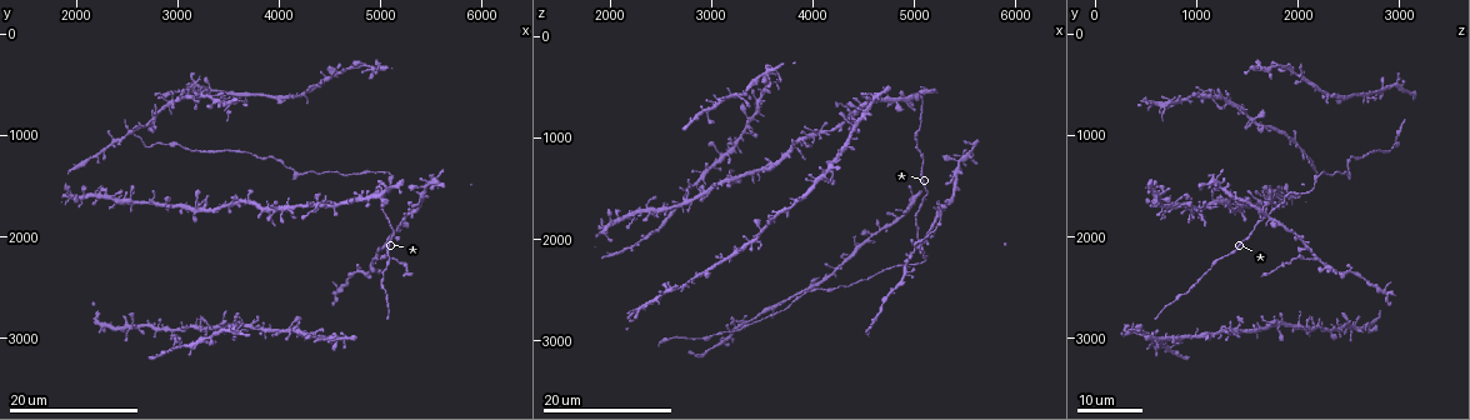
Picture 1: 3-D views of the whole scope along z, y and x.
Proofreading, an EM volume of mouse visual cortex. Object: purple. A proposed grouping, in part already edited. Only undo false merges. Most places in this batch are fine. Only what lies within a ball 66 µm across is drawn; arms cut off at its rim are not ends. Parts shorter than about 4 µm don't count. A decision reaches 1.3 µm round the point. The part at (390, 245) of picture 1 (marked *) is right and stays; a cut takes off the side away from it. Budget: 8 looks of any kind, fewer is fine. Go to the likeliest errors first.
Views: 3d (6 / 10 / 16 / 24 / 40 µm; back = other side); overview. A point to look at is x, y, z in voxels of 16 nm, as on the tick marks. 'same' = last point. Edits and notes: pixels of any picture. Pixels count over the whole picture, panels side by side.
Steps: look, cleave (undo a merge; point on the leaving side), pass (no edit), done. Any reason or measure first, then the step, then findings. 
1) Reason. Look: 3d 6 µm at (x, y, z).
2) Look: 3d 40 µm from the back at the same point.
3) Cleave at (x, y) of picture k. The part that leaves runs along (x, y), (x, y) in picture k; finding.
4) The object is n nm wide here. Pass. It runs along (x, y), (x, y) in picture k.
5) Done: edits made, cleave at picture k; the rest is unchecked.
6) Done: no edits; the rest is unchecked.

Looks like a crossing. Look: 3d 16 µm at (4500, 3000, 740).

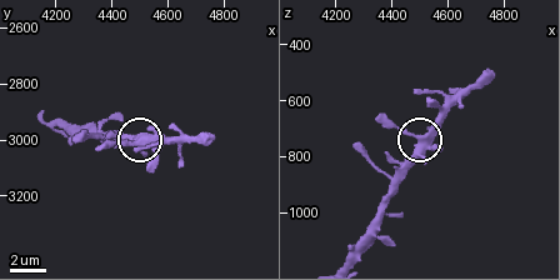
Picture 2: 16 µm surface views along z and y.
Look: 3d 6 µm at (4510, 3020, 730).

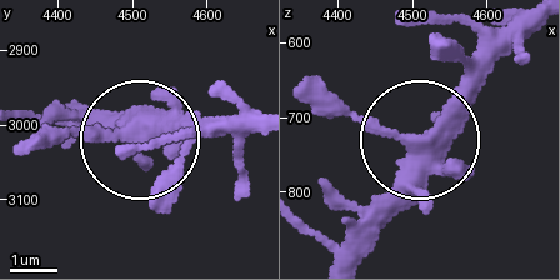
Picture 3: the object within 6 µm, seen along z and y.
The object is 350 nm wide here. Pass. All the same neuron.

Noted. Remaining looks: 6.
Thin arm on a thick one. Look: 3d 16 µm at (4980, 2200, 2140).

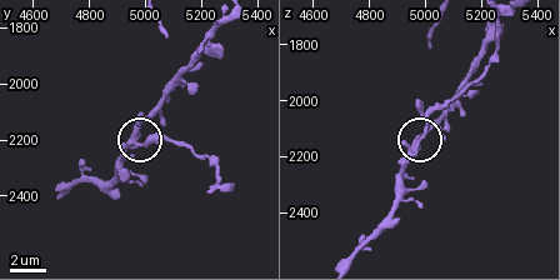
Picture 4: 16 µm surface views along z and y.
Look: 3d 10 µm at (4960, 2210, 2170).

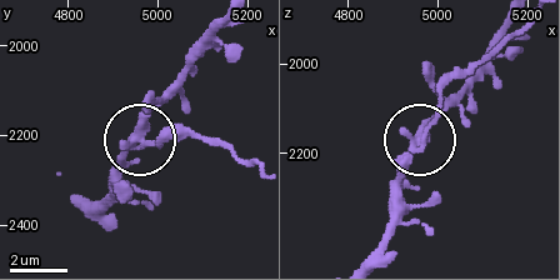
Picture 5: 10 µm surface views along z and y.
The object is 290 nm wide here. Cleave at (160, 145) of picture 5. Two neurons meet here.

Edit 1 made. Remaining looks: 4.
Looks like a crossing. Look: 3d 24 µm at (5260, 1720, 1680).

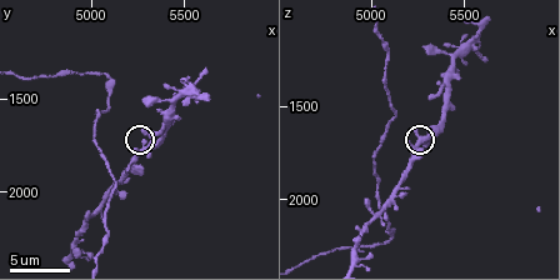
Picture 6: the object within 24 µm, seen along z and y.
Look: 3d 10 µm at (5300, 1720, 1680).

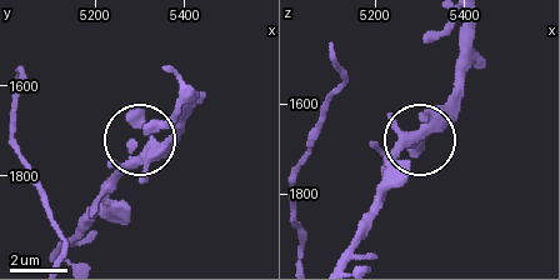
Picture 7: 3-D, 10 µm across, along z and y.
Look: 3d 10 µm from the back at the same point.

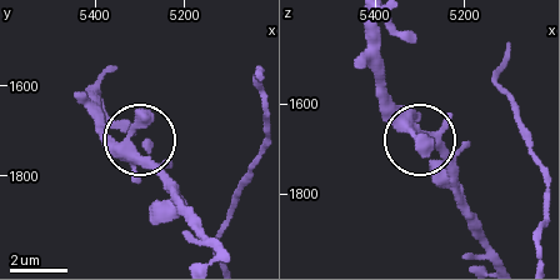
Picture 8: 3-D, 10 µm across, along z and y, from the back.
Pass. Continuous, no second neuron.

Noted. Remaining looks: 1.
Look: 3d 10 µm at (5440, 1520, 1260).

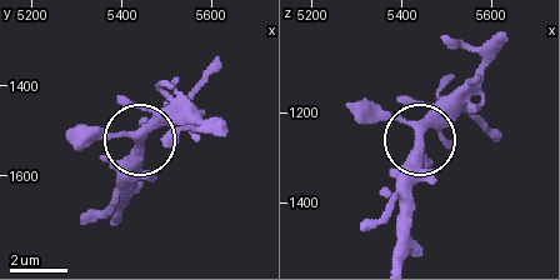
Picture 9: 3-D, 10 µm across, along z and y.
The object is 310 nm wide here. Pass. Continuous, no second neuron.

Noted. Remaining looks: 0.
Done: edits made, cleave at picture 5; the rest is unchecked.

